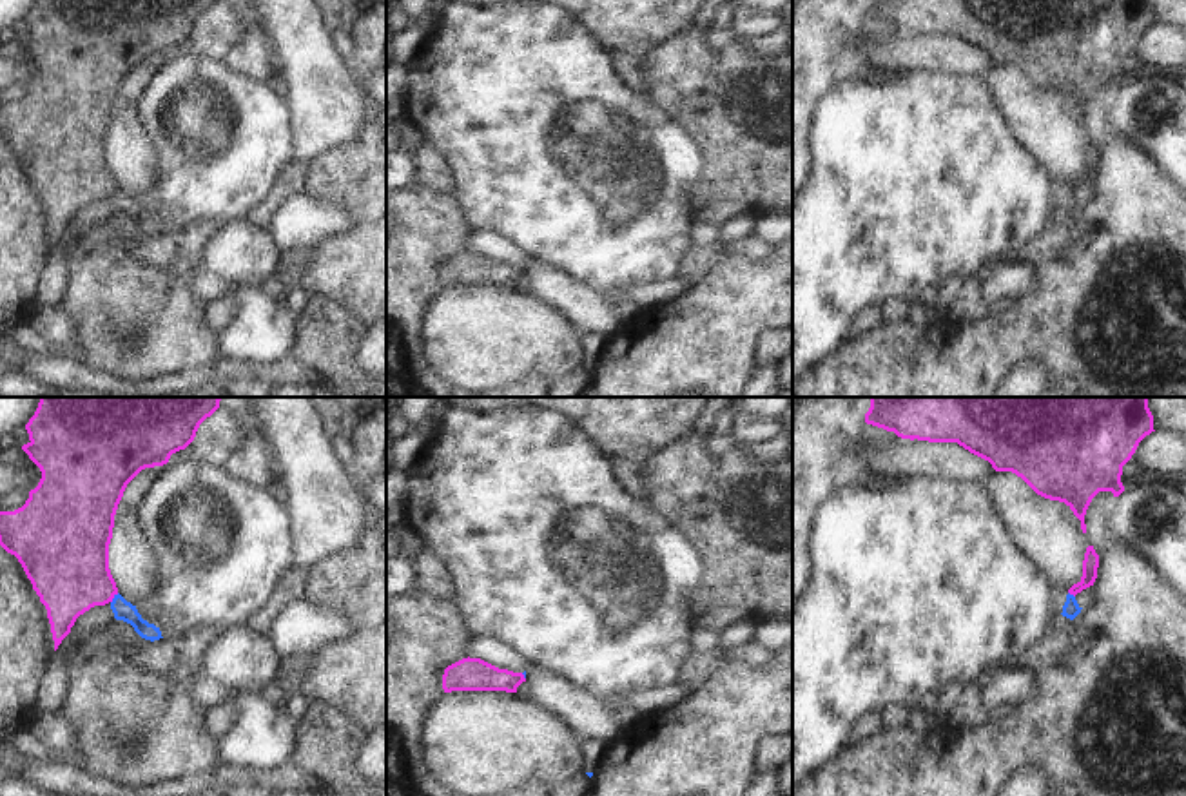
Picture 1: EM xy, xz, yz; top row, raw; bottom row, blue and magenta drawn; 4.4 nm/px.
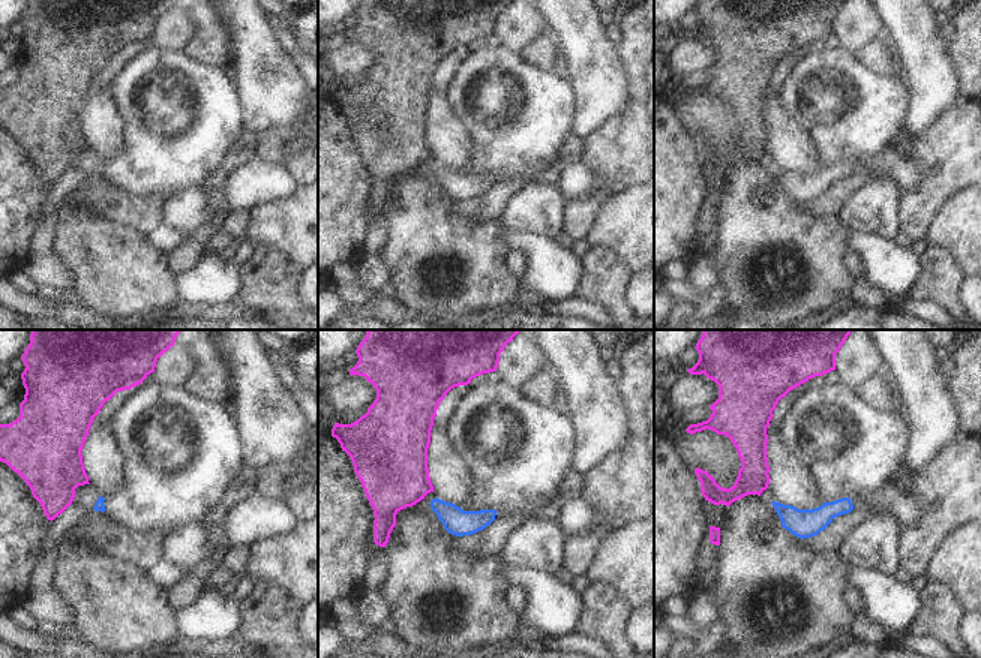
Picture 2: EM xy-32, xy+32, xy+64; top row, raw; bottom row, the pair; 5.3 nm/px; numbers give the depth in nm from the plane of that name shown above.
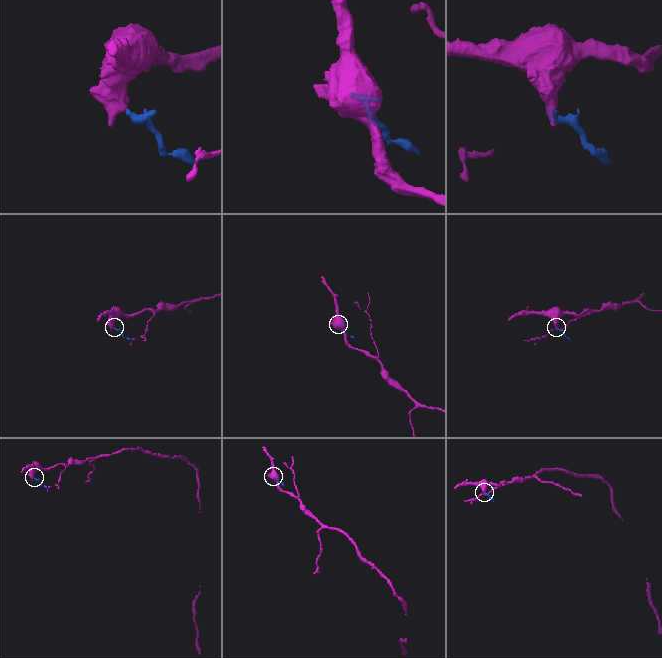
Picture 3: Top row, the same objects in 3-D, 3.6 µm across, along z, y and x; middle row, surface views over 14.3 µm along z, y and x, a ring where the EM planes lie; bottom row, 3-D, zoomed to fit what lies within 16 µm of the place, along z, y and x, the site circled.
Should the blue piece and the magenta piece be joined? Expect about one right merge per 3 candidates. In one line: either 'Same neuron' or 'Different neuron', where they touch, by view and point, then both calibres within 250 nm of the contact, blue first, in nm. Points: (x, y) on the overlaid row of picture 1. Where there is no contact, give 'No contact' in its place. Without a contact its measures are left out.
Different neuron. Touches blue at xy (113, 599). Thickness 90 nm (blue) against 360 nm

